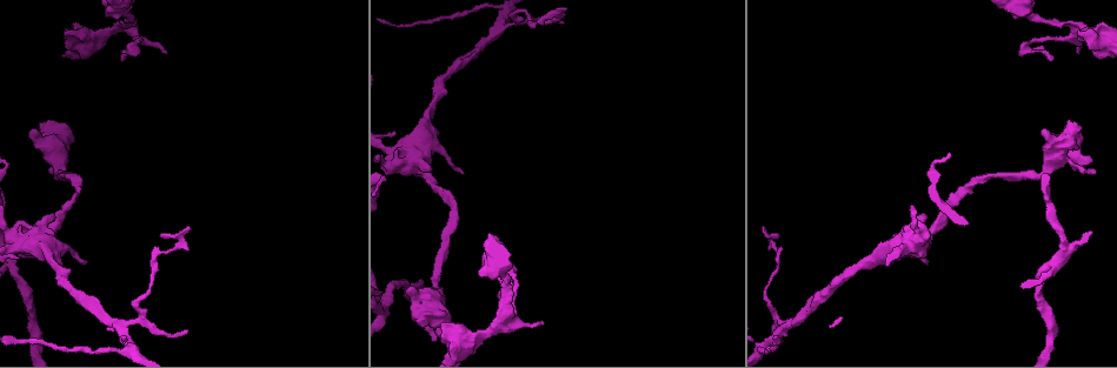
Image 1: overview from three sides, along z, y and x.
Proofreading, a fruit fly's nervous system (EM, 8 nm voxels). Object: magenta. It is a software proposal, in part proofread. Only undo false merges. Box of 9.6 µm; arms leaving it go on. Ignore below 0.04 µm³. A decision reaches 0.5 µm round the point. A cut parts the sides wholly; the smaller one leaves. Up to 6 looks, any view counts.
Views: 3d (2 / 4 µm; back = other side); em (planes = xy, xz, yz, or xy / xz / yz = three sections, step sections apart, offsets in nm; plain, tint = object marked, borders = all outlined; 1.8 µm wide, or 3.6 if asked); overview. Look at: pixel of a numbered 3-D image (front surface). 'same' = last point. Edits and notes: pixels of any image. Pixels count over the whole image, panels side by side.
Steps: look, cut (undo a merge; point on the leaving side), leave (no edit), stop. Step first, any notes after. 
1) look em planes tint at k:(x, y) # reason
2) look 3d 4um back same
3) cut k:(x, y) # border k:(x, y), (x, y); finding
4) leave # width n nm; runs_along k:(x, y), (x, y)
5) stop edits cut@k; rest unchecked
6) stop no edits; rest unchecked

look 3d 4um at 1:(1053, 159) # thick turns thin

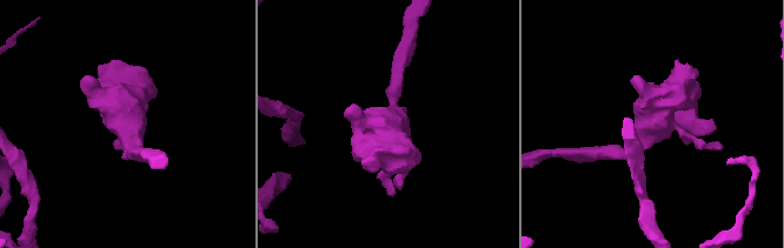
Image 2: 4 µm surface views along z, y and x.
look em planes tint at 2:(390, 121) # now the EM

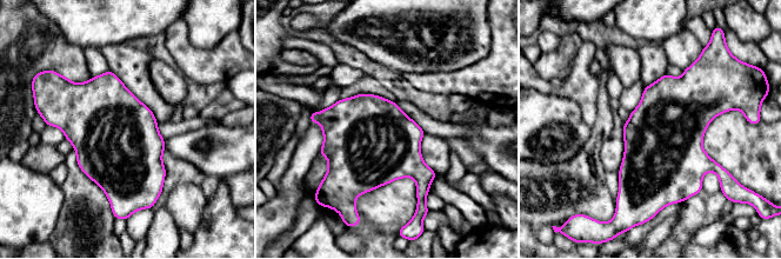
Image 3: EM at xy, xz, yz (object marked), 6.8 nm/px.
leave # width 550 nm; one cell here

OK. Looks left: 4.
look em planes borders at 1:(132, 27) # thick turns thin

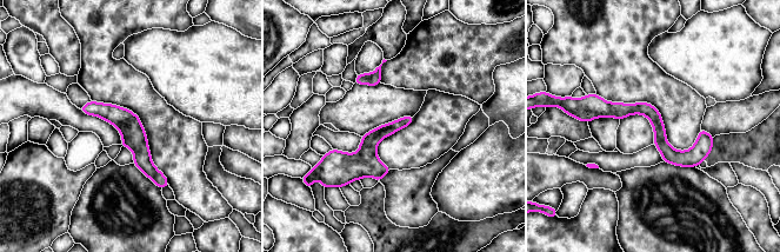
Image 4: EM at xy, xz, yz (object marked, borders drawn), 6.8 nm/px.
leave # runs_along 4:(588, 113), (645, 110), (673, 156), (710, 145); one cell here

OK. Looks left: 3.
look em 3.6um planes plain at 1:(909, 248) # sudden change in width

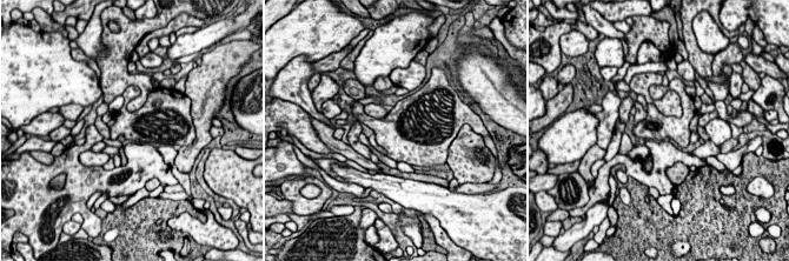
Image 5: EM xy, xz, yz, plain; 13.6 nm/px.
look em 3.6um planes tint same # where the object lies

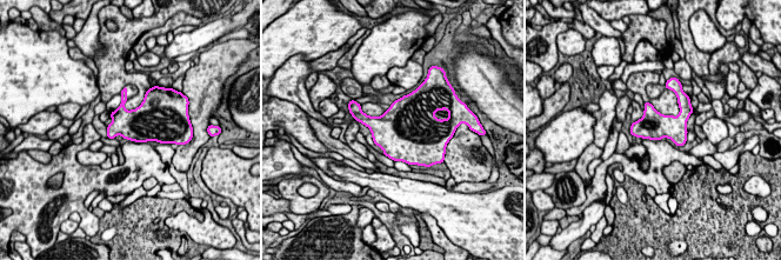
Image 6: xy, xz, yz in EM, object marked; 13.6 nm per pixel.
leave # width 380 nm; one cell here

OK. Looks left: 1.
stop no edits; rest unchecked

